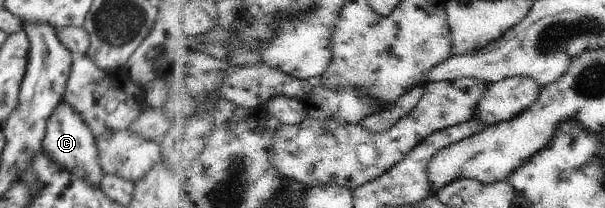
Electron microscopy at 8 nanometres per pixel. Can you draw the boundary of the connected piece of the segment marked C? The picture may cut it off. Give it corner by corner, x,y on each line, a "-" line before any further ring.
64,100
57,104
48,116
42,149
49,156
49,162
53,160
61,168
67,168
69,172
73,172
75,178
87,180
91,186
97,186
97,188
101,186
104,172
99,160
96,139
91,134
87,123
83,122
83,118

